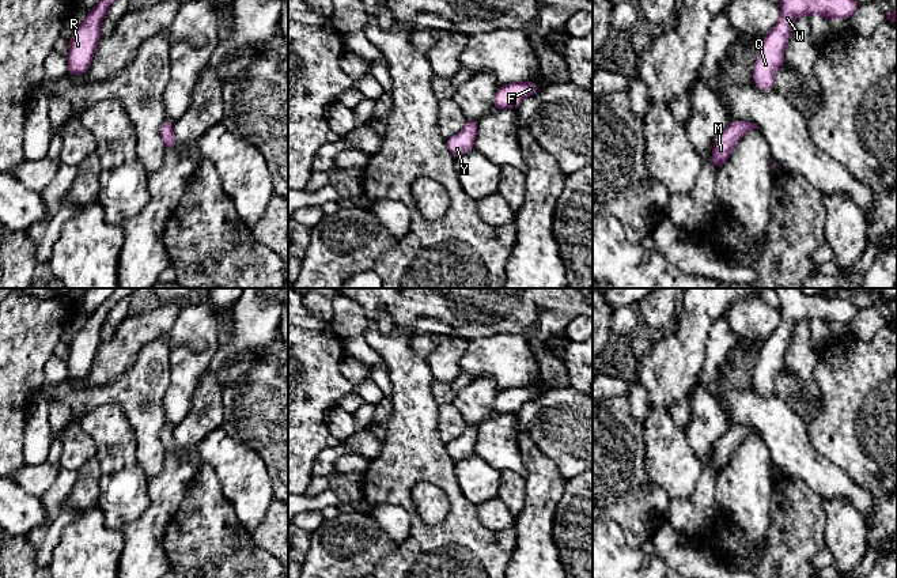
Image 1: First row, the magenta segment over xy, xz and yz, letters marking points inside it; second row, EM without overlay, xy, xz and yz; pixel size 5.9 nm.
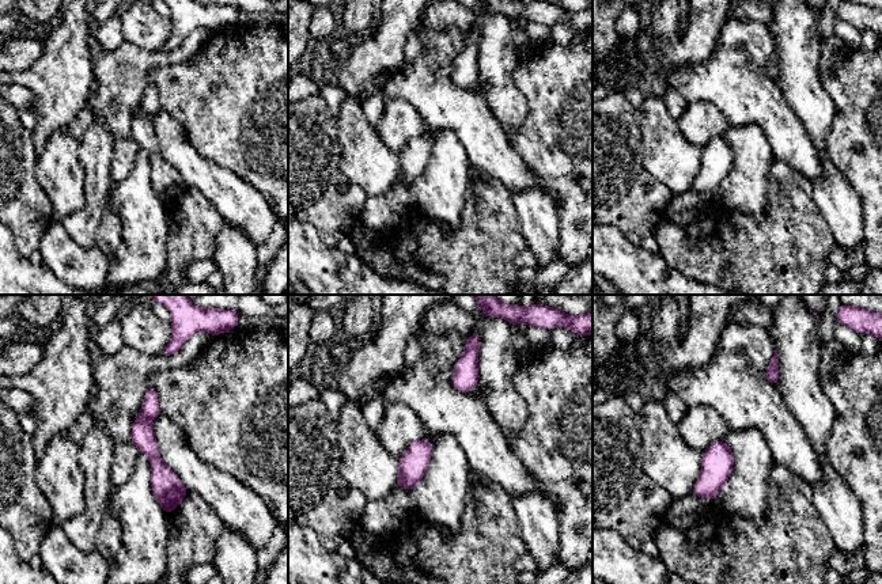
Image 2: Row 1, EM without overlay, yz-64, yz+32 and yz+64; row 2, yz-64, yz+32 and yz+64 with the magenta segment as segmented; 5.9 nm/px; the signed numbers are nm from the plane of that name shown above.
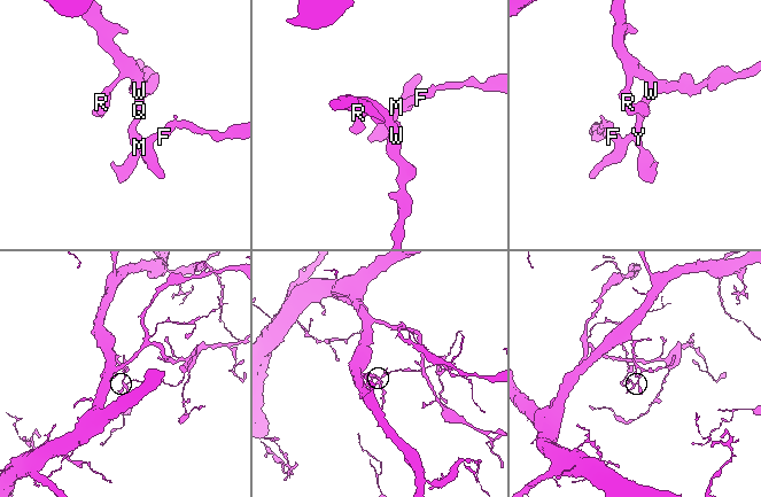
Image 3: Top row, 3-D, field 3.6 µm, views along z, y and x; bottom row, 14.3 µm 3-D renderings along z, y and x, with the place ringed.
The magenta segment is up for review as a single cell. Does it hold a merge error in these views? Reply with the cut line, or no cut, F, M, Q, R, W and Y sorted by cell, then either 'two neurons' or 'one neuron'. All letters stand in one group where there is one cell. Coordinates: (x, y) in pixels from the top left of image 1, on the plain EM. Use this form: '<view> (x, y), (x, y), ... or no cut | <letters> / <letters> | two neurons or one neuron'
no cut | F M Q R W Y | one neuron

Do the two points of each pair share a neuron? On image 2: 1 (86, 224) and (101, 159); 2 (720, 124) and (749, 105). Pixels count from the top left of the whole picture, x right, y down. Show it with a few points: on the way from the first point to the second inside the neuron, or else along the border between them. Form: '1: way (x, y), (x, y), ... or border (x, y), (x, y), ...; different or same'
1: way (93, 208), (97, 193), (97, 175); same
2: border (700, 101), (712, 103), (730, 124); different

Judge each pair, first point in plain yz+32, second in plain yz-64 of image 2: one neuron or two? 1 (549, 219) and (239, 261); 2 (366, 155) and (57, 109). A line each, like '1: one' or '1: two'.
1: one
2: two

